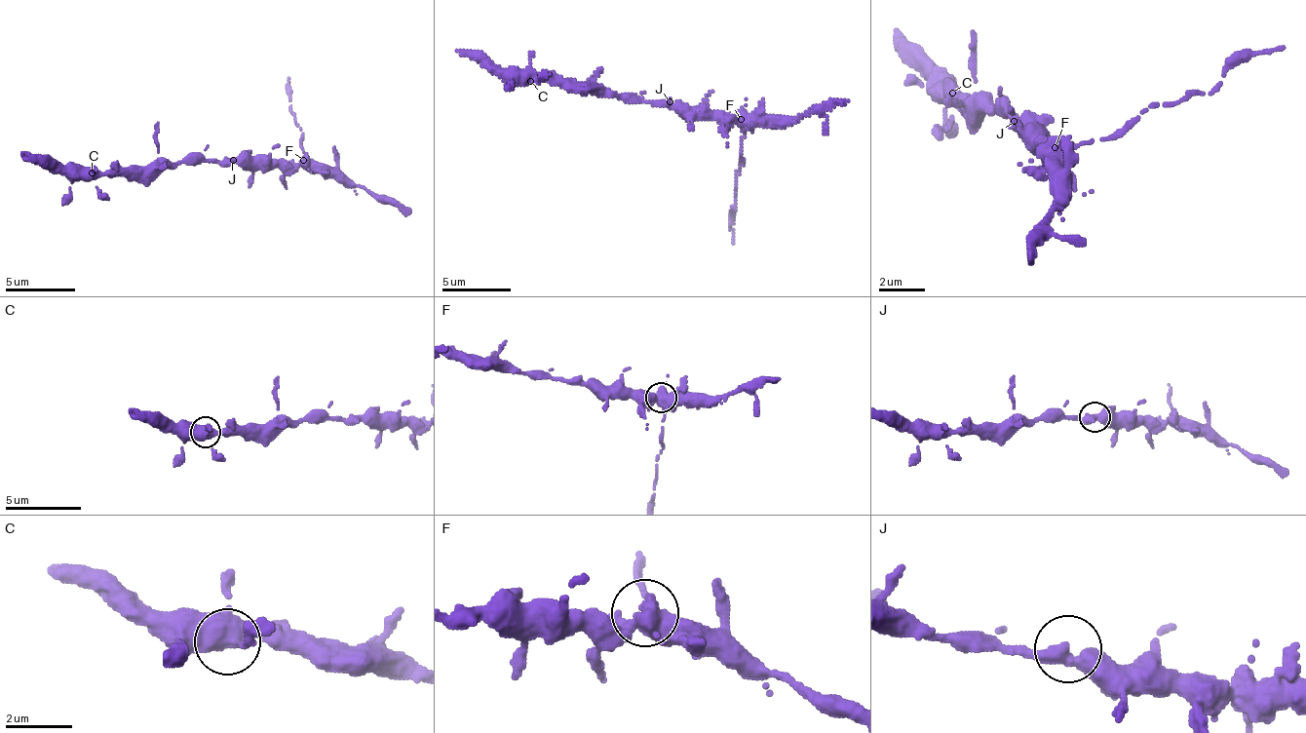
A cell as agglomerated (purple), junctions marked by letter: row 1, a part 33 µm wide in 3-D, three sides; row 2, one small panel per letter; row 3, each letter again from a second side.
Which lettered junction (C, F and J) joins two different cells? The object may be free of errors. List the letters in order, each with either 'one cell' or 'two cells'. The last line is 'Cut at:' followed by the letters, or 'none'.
C: one cell
F: two cells
J: one cell
Cut at: F

